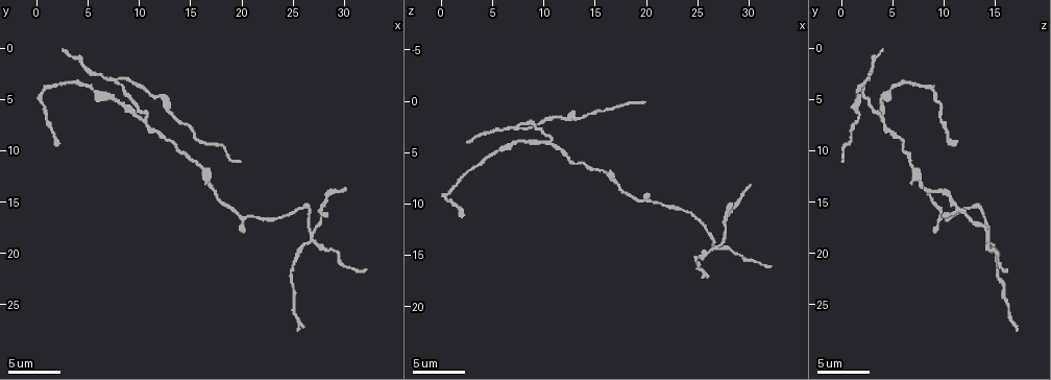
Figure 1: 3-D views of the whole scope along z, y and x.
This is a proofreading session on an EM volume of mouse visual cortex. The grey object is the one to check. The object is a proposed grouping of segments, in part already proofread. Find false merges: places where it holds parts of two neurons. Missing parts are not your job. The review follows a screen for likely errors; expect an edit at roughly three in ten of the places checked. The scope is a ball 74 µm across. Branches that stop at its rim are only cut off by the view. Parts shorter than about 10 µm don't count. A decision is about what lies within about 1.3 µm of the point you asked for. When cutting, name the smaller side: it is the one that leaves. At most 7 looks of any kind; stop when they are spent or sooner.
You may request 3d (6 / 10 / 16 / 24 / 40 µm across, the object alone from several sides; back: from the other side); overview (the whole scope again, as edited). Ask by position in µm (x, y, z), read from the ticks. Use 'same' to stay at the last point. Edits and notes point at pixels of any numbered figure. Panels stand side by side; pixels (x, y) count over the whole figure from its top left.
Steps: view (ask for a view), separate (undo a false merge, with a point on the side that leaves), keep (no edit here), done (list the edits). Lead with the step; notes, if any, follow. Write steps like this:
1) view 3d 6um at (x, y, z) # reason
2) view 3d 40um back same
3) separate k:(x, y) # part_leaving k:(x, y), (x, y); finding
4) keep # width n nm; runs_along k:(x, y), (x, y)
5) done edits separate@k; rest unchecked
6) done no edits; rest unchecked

view 3d 6um at (27.0, 18.0, 14.2)

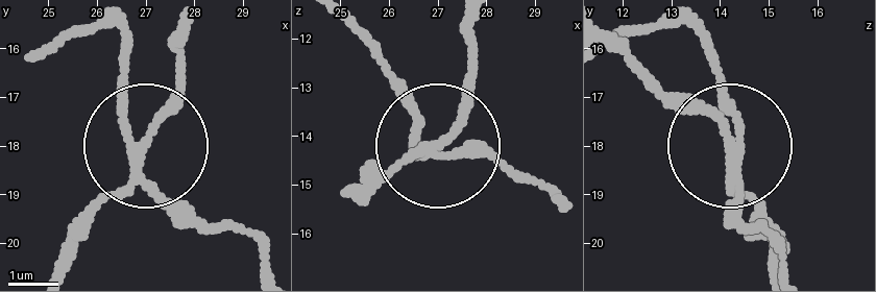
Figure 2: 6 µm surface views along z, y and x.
separate 2:(93, 219) # width 170 nm; two neurons meet here

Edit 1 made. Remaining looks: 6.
view overview

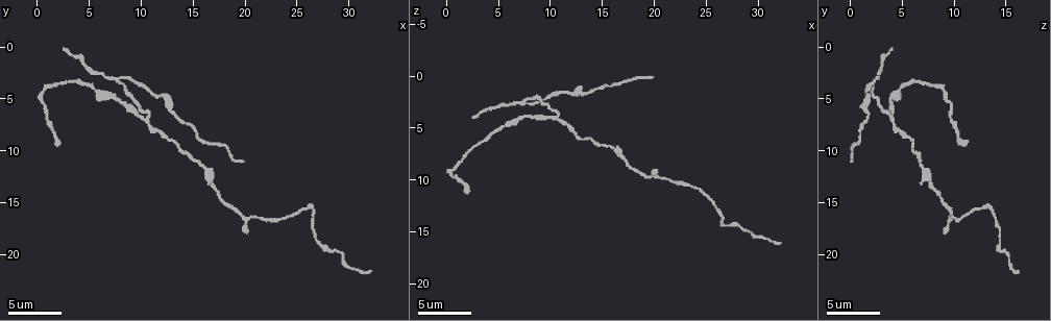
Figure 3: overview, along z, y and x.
view 3d 16um at (10.4, 7.0, 4.0) # a fork

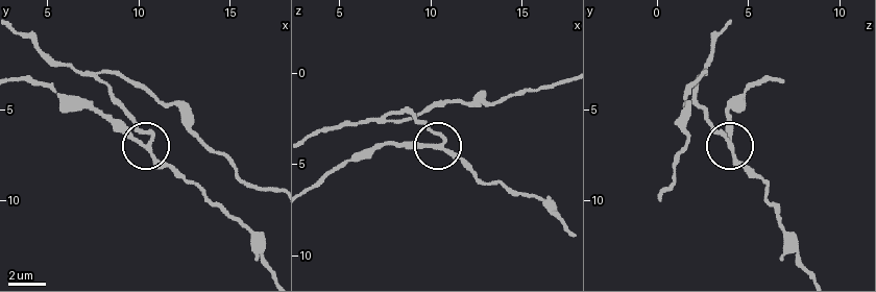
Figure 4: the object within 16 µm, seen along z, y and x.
keep # arms 3; runs_along 4:(534, 196), (479, 180), (441, 148), (396, 145); one neuron here

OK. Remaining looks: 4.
view 3d 6um at (17.0, 13.6, 7.8)

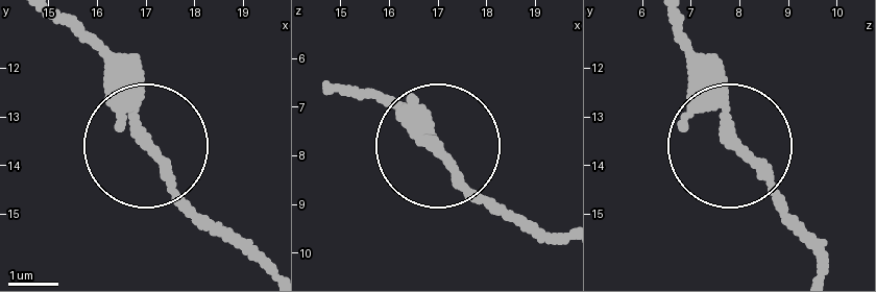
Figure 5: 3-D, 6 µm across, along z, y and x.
view 3d 6um back at (16.95, 13.40, 7.80)

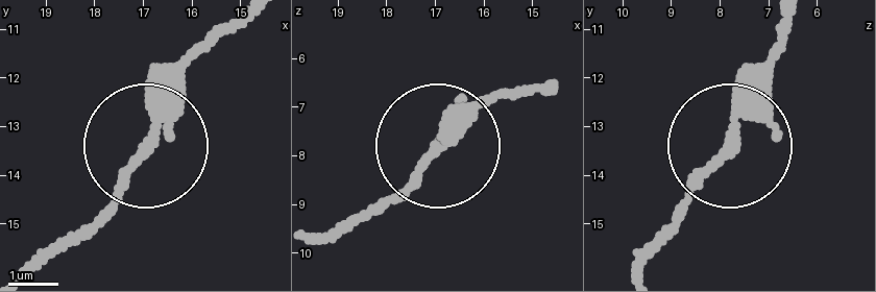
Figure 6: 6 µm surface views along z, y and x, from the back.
keep # width 200 nm; runs_along 6:(779, 52), (754, 122), (658, 230); continuous, no second neuron

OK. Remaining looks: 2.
done edits separate@2; rest unchecked

